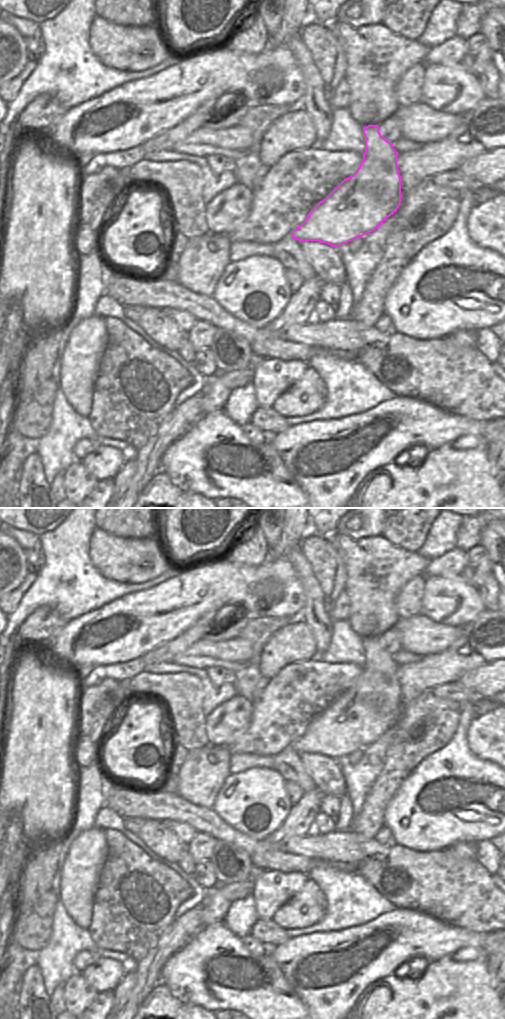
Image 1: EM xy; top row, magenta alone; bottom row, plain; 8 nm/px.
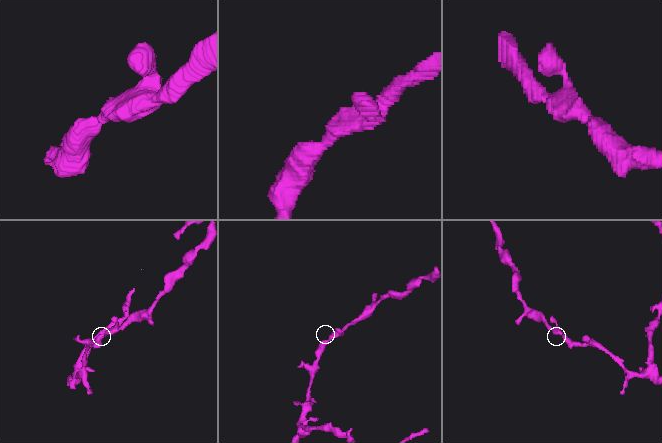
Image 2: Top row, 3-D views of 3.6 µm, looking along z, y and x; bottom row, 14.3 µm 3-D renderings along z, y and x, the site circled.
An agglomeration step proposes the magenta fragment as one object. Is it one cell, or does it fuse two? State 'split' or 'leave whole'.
leave whole

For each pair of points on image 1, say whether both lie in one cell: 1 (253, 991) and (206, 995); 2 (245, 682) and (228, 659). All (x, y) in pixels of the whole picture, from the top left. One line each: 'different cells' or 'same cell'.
1: same cell
2: different cells

